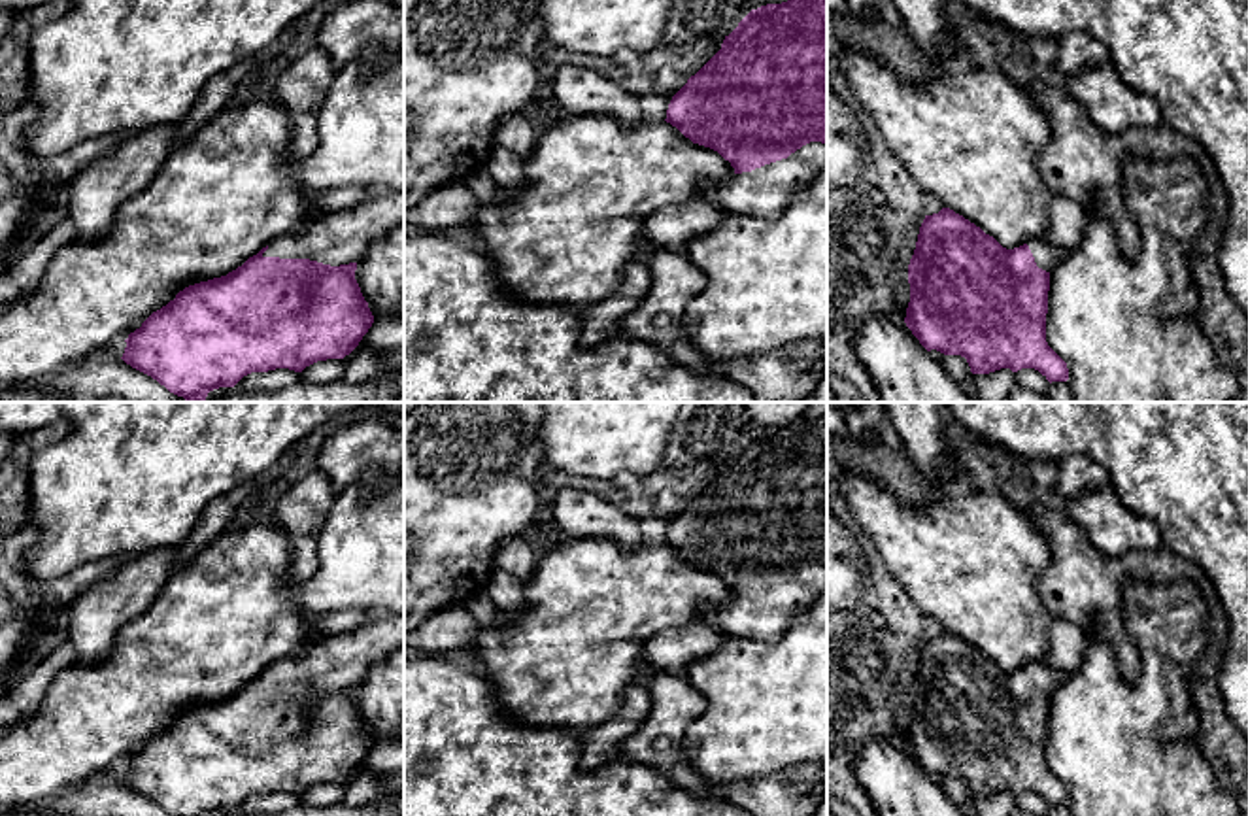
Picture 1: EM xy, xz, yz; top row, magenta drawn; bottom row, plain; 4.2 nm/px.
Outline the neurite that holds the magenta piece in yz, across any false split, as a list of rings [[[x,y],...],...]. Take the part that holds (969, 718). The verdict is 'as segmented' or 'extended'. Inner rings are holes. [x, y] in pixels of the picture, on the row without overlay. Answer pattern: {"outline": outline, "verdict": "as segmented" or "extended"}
{"outline": [[[942,631],[919,650],[904,746],[927,774],[961,778],[972,797],[1035,791],[1067,805],[1067,786],[1046,765],[1050,697],[1065,678],[1046,659],[1006,672]]], "verdict": "extended"}

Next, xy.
{"outline": [[[378,616],[364,625],[317,638],[272,663],[227,699],[185,710],[128,757],[123,784],[170,816],[234,810],[251,795],[306,790],[349,778],[374,746],[355,703],[370,669],[404,646],[404,618]]], "verdict": "extended"}

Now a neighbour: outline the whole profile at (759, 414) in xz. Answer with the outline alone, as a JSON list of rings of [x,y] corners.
[[[744,402],[750,434],[767,427],[782,427],[804,416],[810,402]]]

